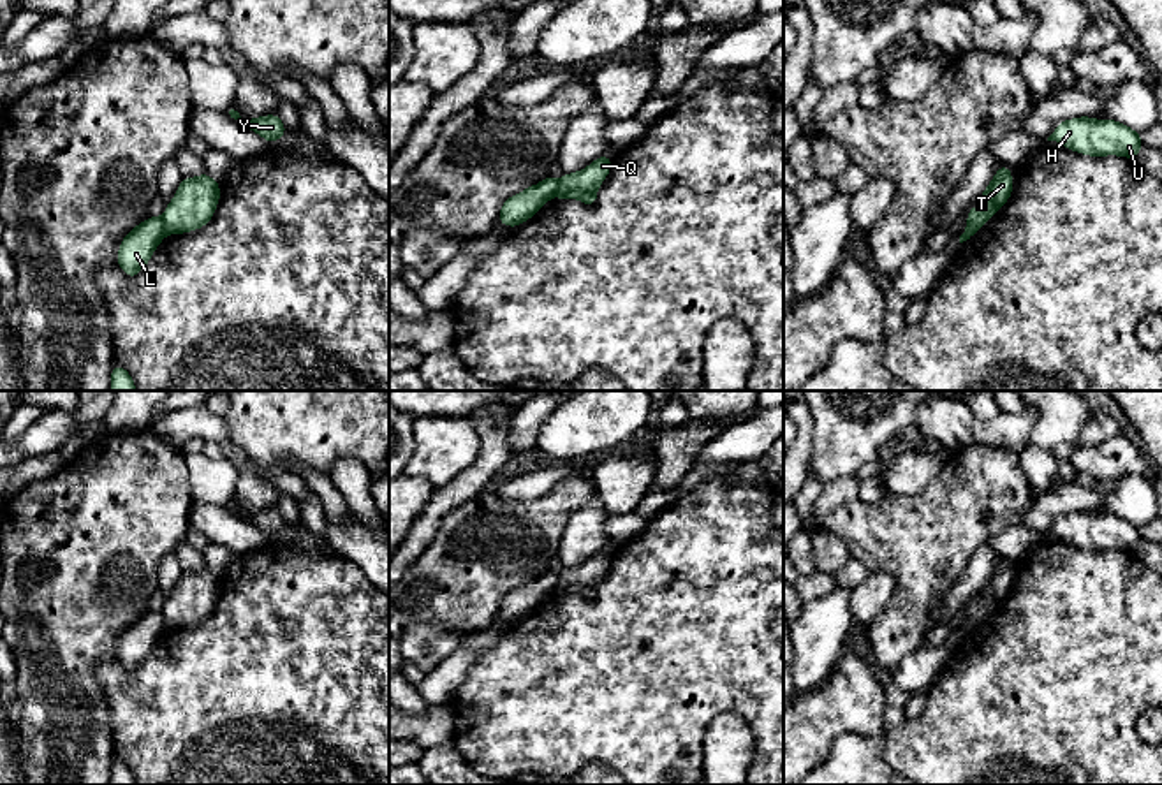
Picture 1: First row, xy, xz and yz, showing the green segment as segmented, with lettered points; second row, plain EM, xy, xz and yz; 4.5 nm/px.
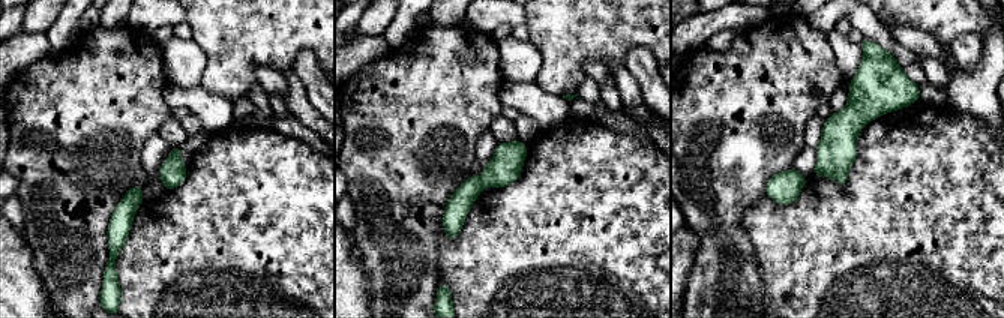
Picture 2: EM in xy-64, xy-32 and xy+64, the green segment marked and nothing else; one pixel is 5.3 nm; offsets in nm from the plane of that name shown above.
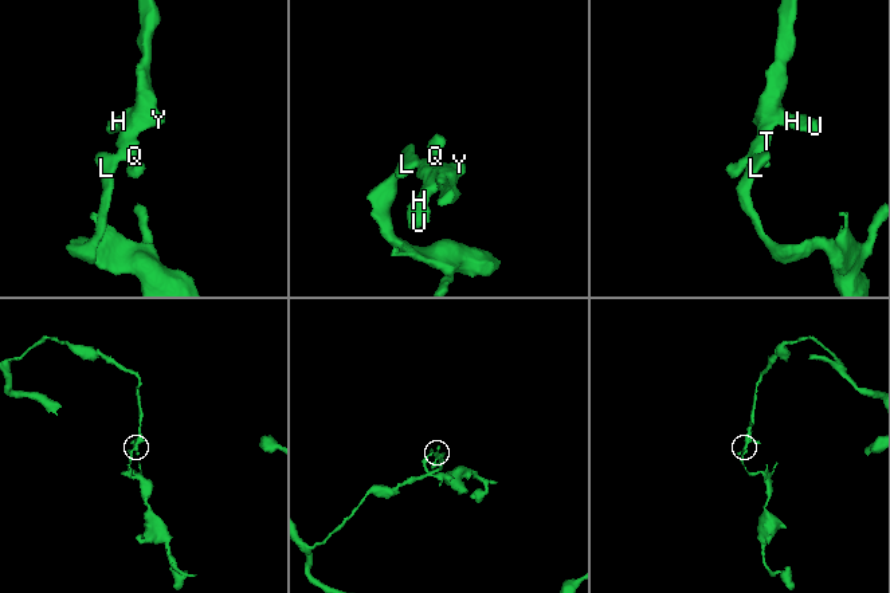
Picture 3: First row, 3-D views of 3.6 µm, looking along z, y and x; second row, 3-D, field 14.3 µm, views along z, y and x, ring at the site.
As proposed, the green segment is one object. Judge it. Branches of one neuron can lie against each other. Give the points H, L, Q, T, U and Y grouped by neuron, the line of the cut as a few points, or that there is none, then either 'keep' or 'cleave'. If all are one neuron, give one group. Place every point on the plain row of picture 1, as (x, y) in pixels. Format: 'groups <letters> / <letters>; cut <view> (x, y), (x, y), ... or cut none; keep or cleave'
groups H Q T U Y / L; cut xy (164, 611), (164, 620), (169, 625); cleave

